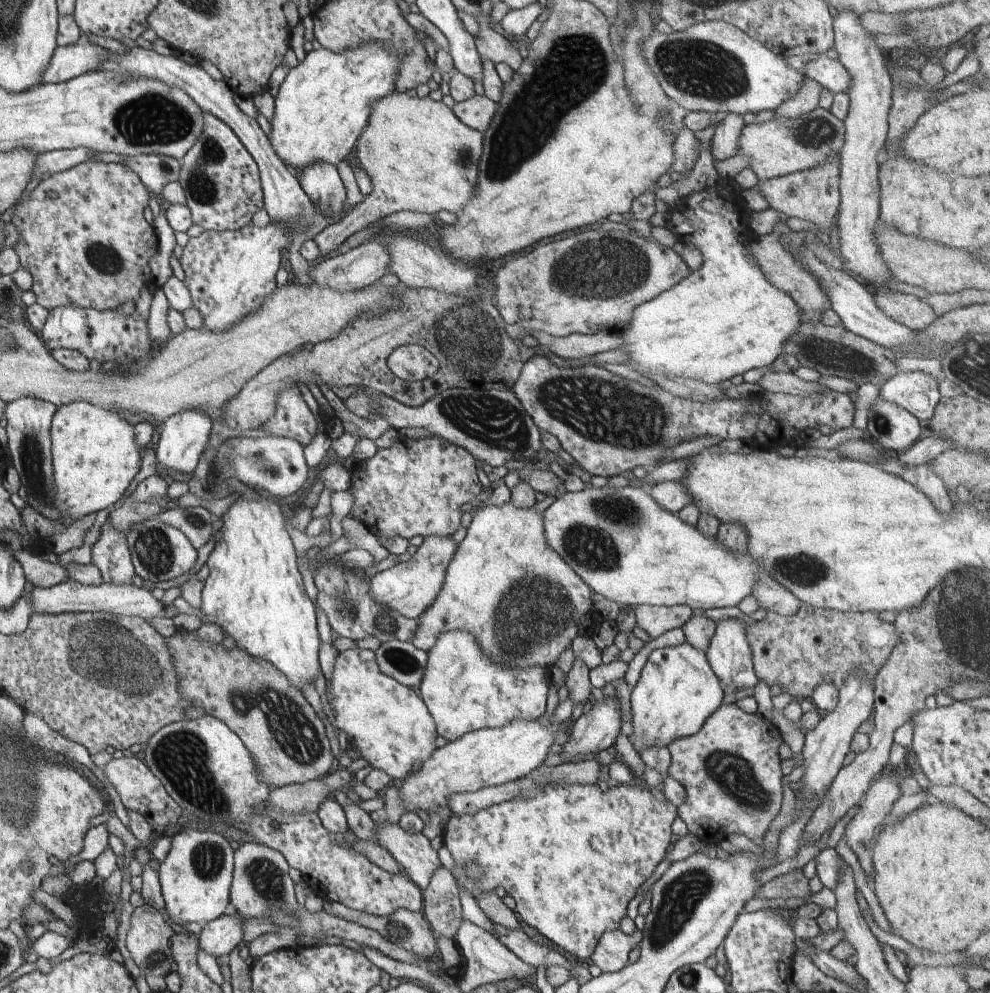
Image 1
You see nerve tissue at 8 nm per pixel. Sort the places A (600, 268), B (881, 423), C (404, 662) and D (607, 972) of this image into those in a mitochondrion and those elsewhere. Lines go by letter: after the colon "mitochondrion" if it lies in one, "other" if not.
A: mitochondrion
B: mitochondrion
C: mitochondrion
D: other

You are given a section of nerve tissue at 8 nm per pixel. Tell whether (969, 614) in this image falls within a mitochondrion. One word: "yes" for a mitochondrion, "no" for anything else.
yes

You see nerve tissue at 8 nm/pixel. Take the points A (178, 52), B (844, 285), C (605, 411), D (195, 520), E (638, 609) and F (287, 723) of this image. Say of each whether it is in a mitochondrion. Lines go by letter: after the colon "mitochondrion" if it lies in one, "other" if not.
A: other
B: other
C: mitochondrion
D: mitochondrion
E: other
F: mitochondrion

